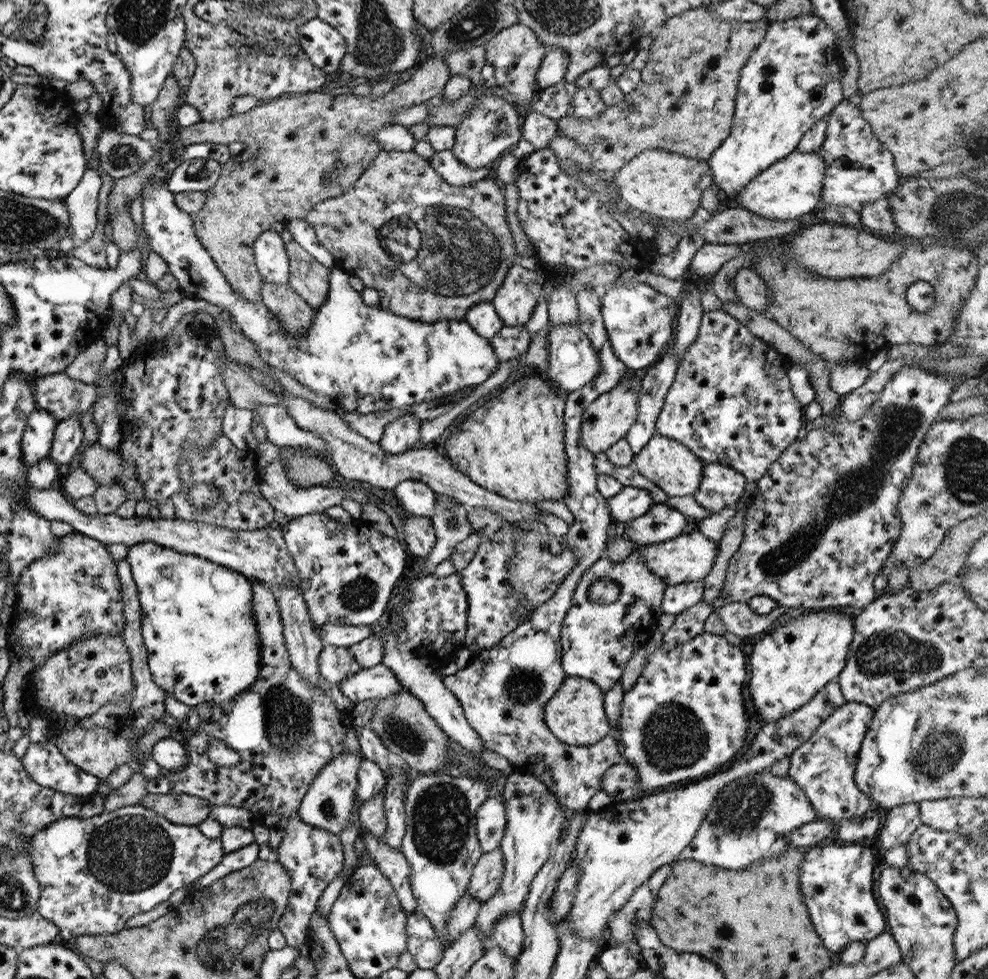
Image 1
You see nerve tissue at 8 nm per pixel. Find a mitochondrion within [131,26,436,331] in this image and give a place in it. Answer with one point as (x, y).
(355, 150)

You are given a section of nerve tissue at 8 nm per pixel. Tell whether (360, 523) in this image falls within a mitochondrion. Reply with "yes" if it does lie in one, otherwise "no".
no

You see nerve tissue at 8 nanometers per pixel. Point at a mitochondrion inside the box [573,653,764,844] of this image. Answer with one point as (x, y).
(673, 736)

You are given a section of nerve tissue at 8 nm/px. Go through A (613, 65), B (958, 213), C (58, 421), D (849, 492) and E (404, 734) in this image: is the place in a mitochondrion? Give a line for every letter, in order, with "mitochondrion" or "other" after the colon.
A: other
B: mitochondrion
C: other
D: mitochondrion
E: mitochondrion

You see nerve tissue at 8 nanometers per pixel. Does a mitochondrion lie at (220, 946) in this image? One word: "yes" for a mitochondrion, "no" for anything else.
yes

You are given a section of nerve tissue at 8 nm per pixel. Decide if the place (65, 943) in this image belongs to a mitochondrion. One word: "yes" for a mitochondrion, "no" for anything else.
no

